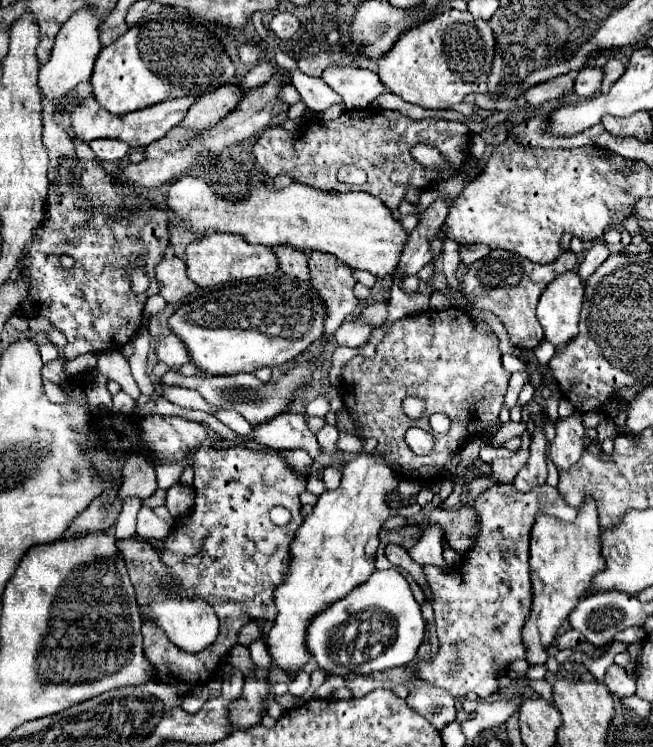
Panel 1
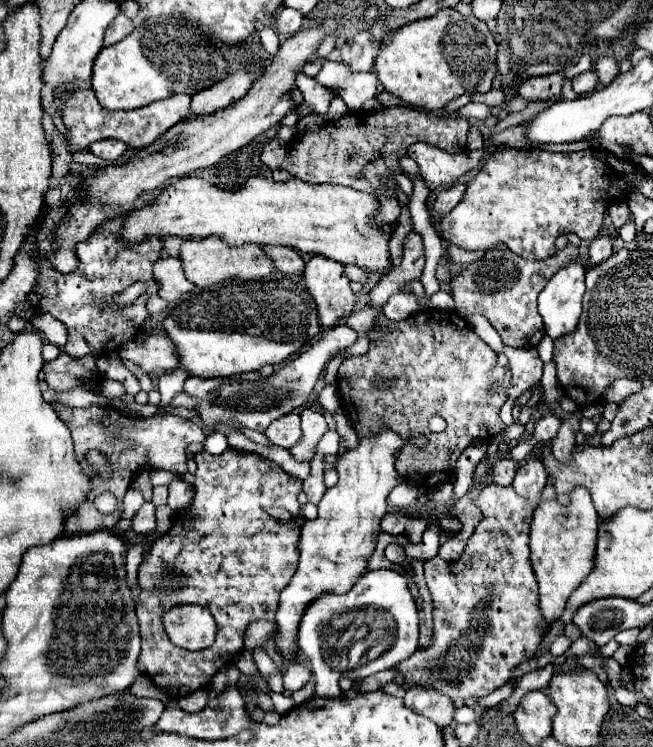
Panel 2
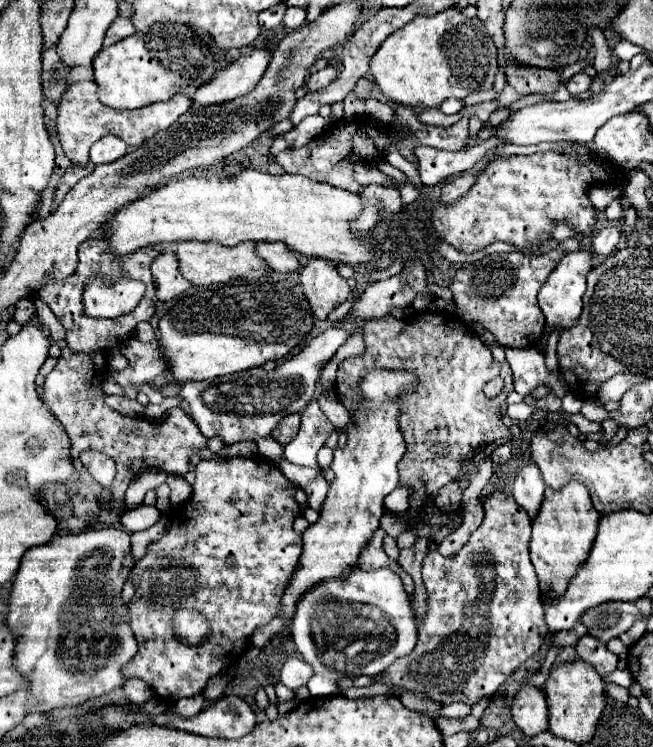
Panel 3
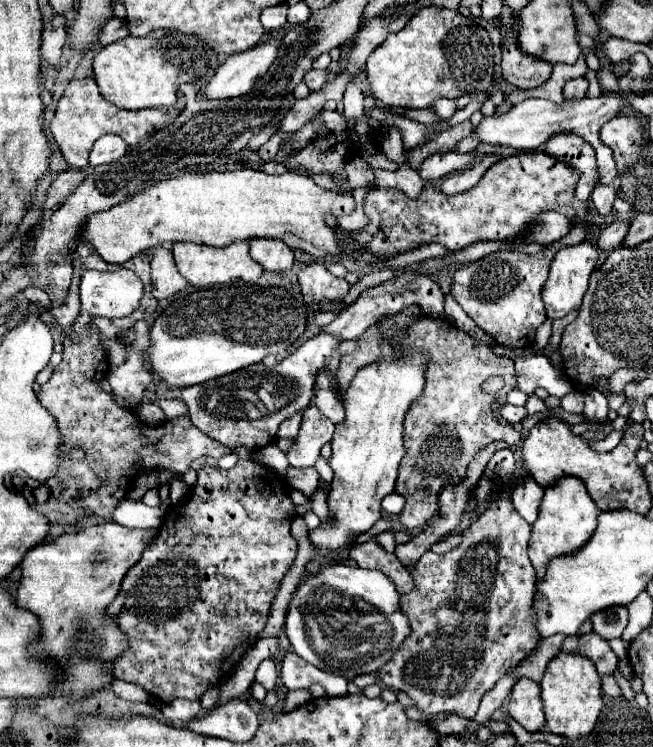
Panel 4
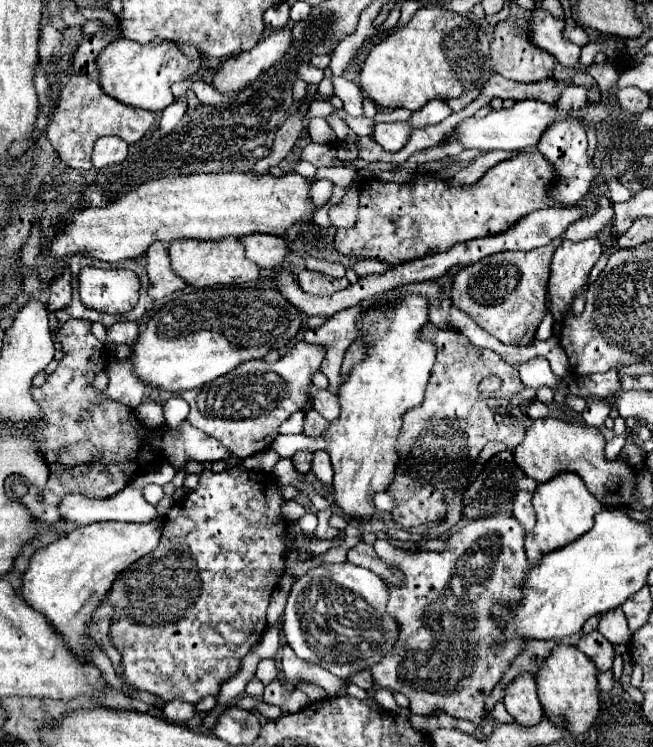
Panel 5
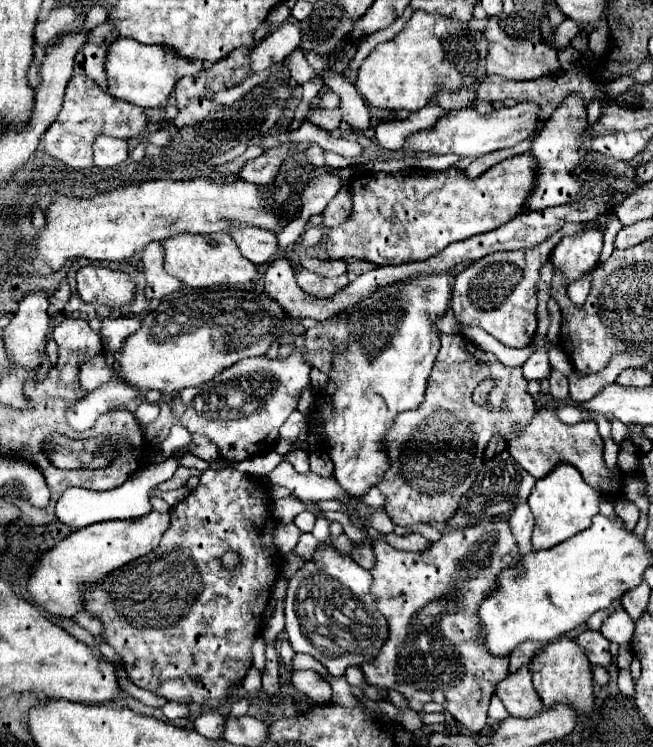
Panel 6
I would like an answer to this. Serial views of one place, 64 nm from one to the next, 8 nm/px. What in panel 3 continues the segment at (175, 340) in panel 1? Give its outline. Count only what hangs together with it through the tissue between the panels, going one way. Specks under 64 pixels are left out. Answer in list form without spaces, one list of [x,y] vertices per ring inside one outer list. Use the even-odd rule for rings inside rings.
[[[132,336],[128,340],[128,344],[120,346],[120,352],[126,358],[130,358],[130,364],[128,364],[128,368],[124,368],[120,372],[112,372],[112,378],[124,386],[128,398],[136,398],[136,394],[138,394],[138,390],[132,384],[152,382],[166,370],[166,362],[162,358],[158,340],[144,344]]]

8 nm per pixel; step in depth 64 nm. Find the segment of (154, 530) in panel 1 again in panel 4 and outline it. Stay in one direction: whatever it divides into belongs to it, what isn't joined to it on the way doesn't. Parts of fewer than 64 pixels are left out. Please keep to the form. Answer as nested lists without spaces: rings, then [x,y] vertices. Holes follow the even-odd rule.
[[[124,498],[120,506],[116,506],[112,518],[126,528],[158,528],[162,524],[164,512],[160,508],[150,508],[142,502],[132,502]]]

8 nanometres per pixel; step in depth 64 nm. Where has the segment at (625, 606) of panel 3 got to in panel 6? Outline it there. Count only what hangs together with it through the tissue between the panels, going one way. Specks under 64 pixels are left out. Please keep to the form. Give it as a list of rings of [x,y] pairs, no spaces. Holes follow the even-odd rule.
[[[616,608],[602,624],[600,632],[610,640],[616,642],[618,646],[626,646],[632,640],[632,634],[626,634],[626,612],[624,608]]]

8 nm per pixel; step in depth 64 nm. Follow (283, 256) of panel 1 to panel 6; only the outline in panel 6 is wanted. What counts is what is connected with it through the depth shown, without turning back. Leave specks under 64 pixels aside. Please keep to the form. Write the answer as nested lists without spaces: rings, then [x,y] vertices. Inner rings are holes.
[[[232,228],[230,236],[236,240],[240,252],[250,262],[254,262],[256,266],[272,262],[276,258],[276,254],[280,252],[278,238],[270,230],[262,230],[262,228]]]

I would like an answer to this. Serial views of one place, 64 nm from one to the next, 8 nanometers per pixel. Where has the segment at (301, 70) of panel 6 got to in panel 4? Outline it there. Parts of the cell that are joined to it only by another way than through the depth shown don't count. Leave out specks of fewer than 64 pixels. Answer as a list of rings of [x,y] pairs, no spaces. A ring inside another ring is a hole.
[[[310,70],[308,76],[304,76],[304,82],[310,90],[320,90],[326,84],[328,74],[330,74],[328,70]]]

